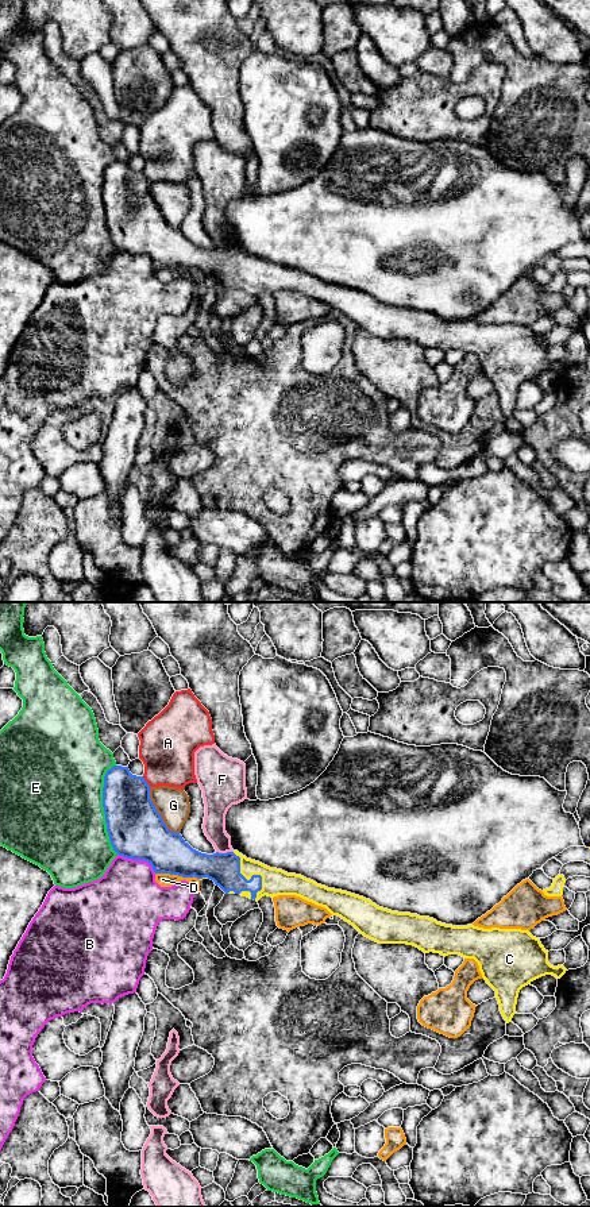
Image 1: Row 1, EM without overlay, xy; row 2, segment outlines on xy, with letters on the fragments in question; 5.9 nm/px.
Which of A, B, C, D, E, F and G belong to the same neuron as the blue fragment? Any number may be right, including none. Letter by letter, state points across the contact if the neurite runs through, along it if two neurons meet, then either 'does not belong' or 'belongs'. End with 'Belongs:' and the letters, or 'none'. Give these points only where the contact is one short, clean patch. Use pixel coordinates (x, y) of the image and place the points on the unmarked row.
A: does not belong
B: does not belong
C: runs through xy (223, 263), (251, 272), (276, 277); belongs
D: does not belong
E: does not belong
F: does not belong
G: does not belong
Belongs: C

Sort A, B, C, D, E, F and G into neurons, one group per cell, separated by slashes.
A / B / C / D / E / F / G

